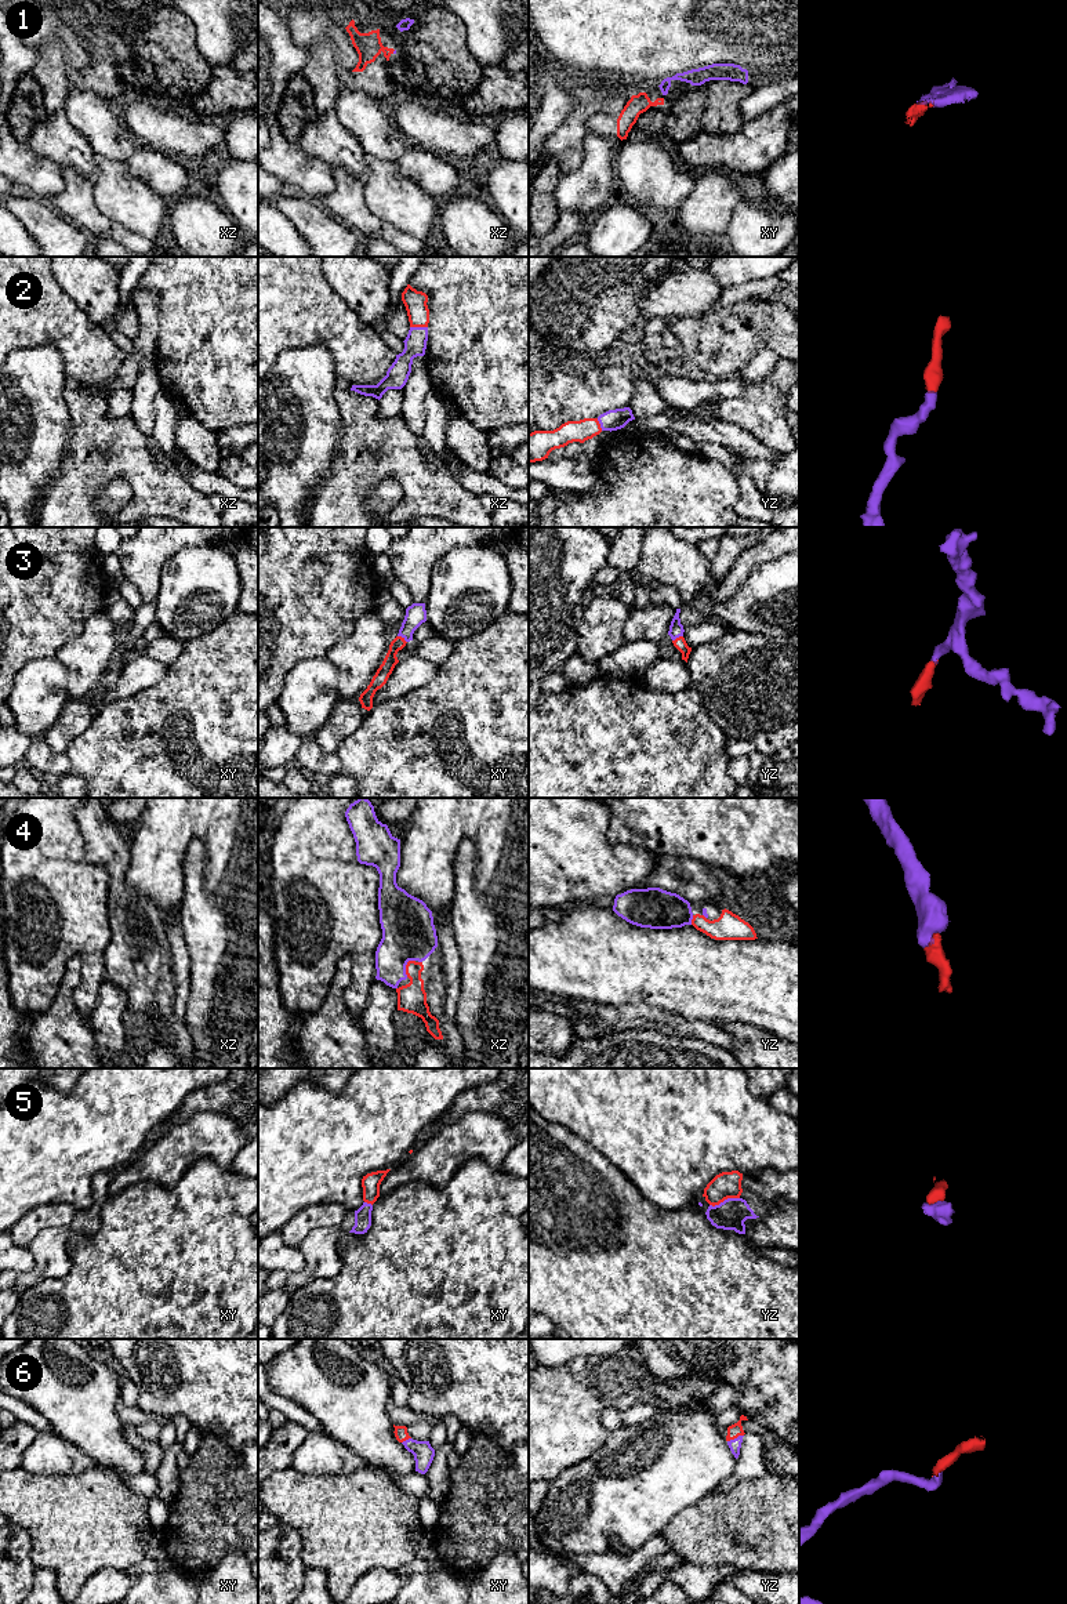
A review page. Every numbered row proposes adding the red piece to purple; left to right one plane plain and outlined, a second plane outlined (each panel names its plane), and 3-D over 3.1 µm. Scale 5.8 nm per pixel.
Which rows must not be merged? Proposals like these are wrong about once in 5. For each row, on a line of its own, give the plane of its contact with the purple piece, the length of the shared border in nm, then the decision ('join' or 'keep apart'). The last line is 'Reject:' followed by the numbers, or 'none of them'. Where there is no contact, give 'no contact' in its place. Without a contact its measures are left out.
1: meets purple in xz; contact 30 nm long; join
2: meets purple in xz; contact 100 nm long; join
3: meets purple in xy; contact 70 nm long; join
4: meets purple in xz; contact 120 nm long; join
5: meets purple in yz; contact 180 nm long; join
6: meets purple in yz; contact 100 nm long; join
Reject: none of them

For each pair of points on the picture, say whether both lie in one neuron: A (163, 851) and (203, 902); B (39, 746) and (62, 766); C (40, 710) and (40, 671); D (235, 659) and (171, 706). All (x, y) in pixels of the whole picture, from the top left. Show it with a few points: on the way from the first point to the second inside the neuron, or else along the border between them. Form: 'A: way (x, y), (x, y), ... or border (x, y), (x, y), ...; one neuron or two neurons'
A: border (189, 845), (184, 859), (184, 896), (178, 908); two neurons
B: way (44, 751), (57, 764); one neuron
C: way (37, 700), (40, 681); one neuron
D: way (220, 674), (187, 706); one neuron

